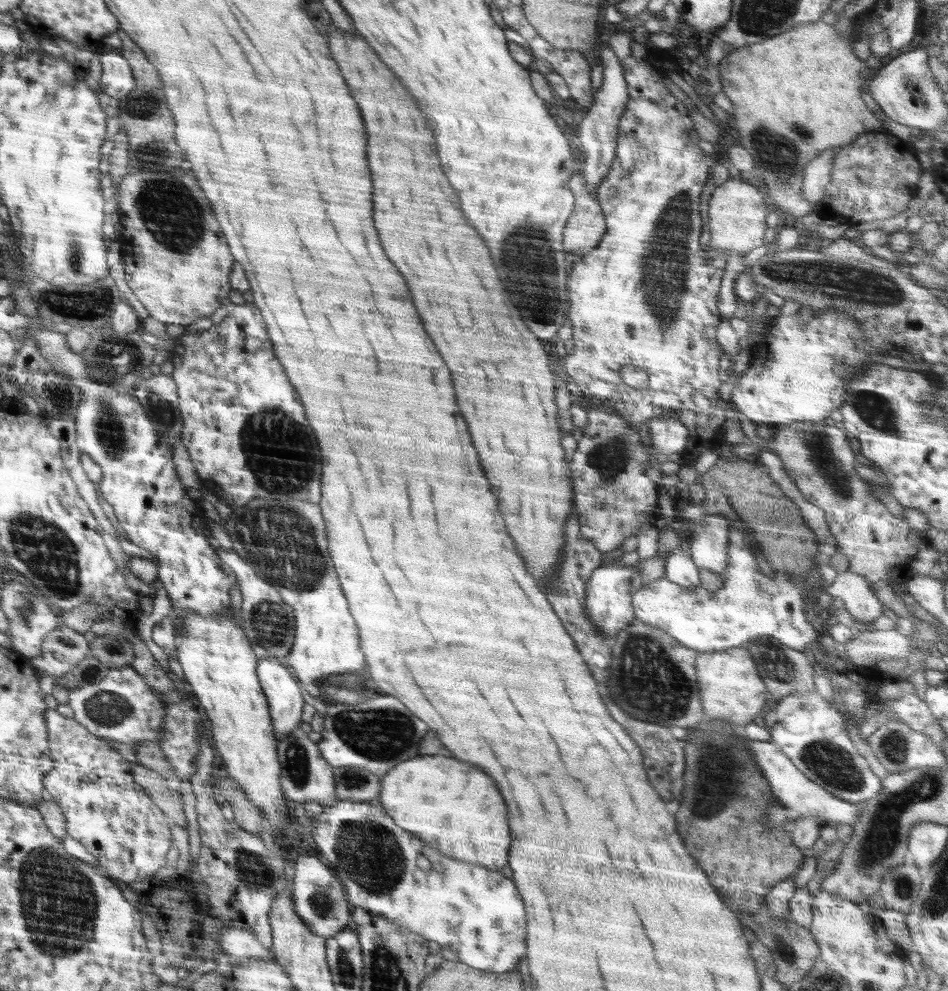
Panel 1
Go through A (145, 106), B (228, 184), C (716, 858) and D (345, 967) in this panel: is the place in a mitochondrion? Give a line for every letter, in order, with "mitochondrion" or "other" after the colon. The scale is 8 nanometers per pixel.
A: mitochondrion
B: other
C: other
D: mitochondrion

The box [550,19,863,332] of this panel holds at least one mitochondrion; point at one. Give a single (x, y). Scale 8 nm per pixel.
(782, 150)

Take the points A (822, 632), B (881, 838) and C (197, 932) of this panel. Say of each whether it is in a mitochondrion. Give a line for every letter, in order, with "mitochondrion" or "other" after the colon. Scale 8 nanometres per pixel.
A: other
B: mitochondrion
C: other

